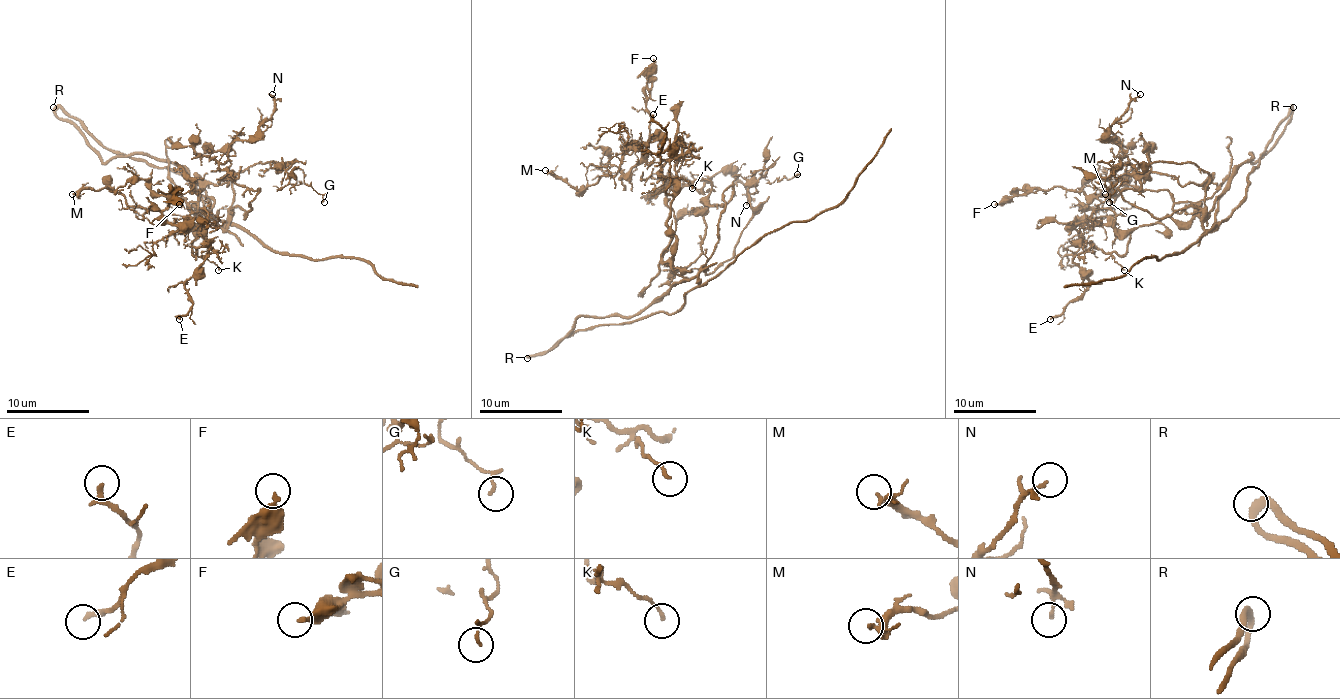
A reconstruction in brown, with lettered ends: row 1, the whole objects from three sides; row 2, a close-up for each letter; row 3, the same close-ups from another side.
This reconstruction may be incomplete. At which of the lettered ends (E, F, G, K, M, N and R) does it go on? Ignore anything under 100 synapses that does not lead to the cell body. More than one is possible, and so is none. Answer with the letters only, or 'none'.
none

